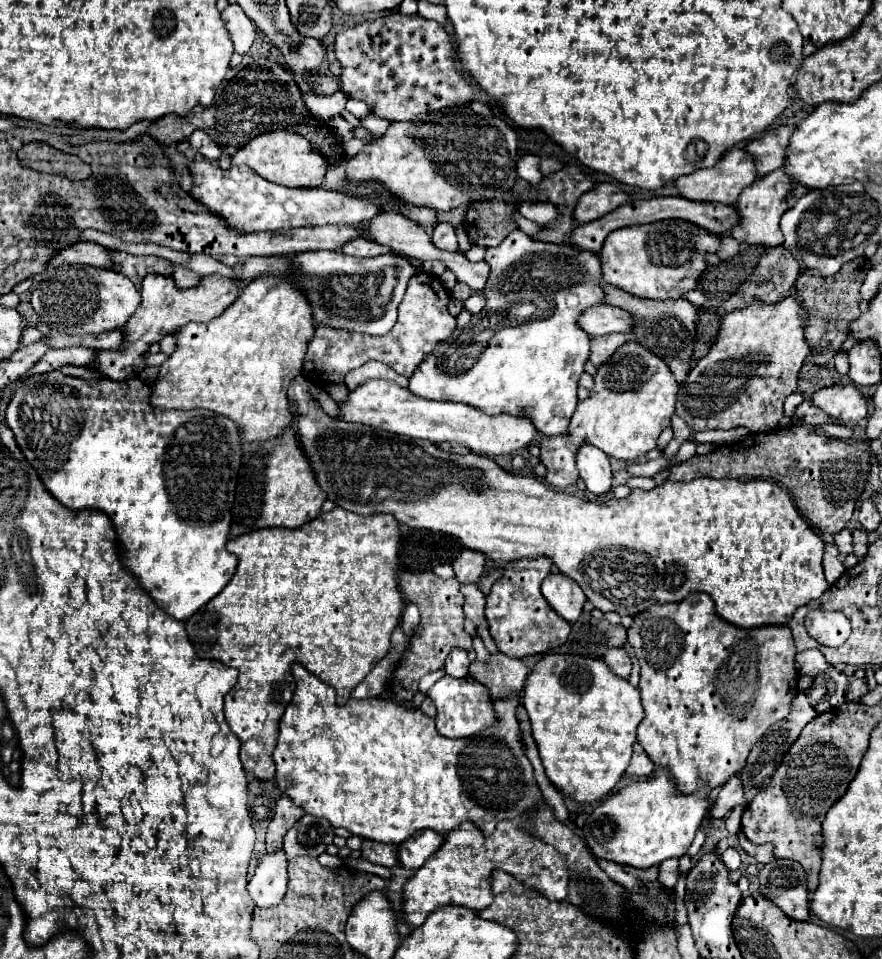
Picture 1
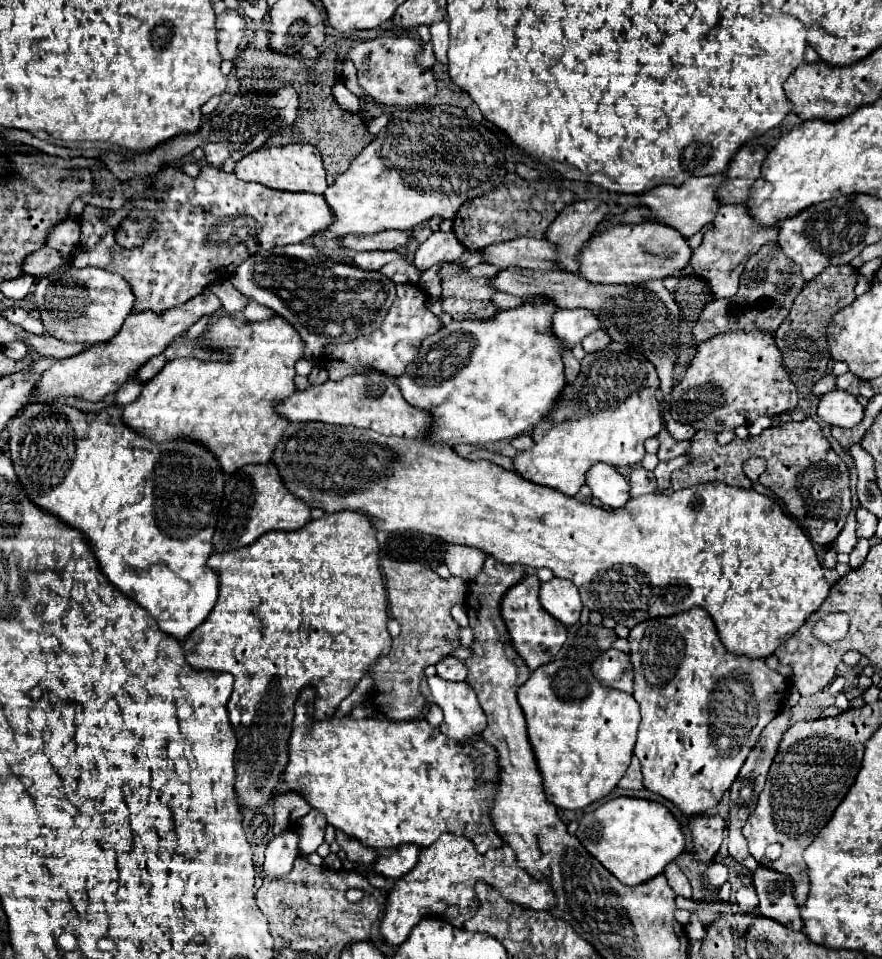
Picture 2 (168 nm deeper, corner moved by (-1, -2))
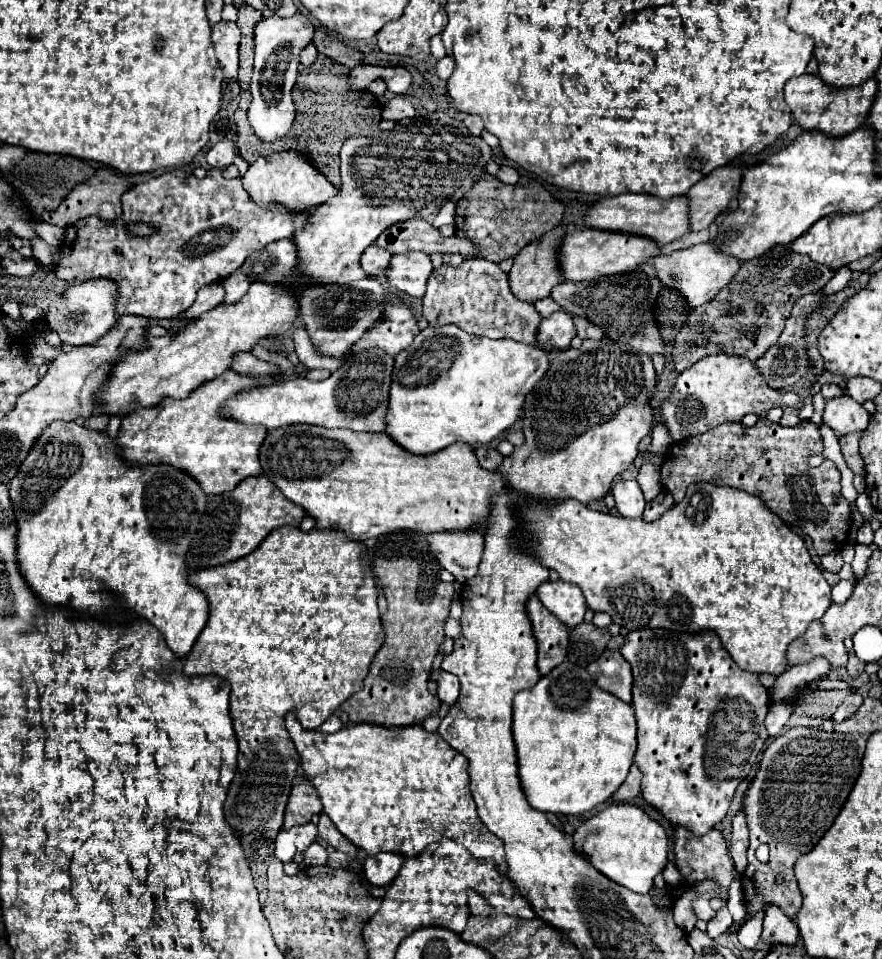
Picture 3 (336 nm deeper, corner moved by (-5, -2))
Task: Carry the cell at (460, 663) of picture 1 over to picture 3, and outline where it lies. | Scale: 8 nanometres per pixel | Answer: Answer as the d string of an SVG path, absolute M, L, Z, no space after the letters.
M441 671L439 673L439 687L437 687L437 695L443 703L447 705L453 705L459 697L459 679L457 675L453 673L447 673L447 671Z

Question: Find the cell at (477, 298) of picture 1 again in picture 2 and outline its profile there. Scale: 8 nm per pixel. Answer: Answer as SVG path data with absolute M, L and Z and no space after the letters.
M495 295L495 301L493 301L493 305L499 309L513 309L513 307L519 307L521 303L525 303L525 301L511 297L511 295Z

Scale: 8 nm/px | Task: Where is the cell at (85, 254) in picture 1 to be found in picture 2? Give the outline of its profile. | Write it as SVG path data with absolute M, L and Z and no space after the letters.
M41 247L41 251L33 251L33 255L29 255L29 259L25 259L23 273L33 275L33 277L49 275L53 269L61 267L61 263L63 263L63 259L61 259L59 251L55 251L51 247Z

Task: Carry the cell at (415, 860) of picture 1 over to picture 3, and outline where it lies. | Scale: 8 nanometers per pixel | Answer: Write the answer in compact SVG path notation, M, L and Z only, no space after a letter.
M381 853L381 855L373 855L367 857L363 863L363 877L371 883L371 885L389 885L399 869L403 867L403 855L399 853Z

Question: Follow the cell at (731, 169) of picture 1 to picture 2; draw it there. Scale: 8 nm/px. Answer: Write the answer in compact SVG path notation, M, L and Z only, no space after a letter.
M707 175L707 177L693 177L687 179L681 187L675 185L661 185L661 187L653 187L649 191L645 191L639 199L639 207L649 209L649 219L661 223L661 225L669 225L675 231L679 231L685 239L691 237L693 233L701 231L703 225L711 223L715 219L715 213L719 209L719 203L715 199L715 191L717 187L725 181L723 175Z

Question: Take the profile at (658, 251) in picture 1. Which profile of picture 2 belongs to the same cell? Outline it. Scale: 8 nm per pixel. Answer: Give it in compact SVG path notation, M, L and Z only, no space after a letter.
M619 223L597 231L579 253L579 273L591 283L643 283L665 279L681 271L691 257L691 247L671 227L659 223Z

